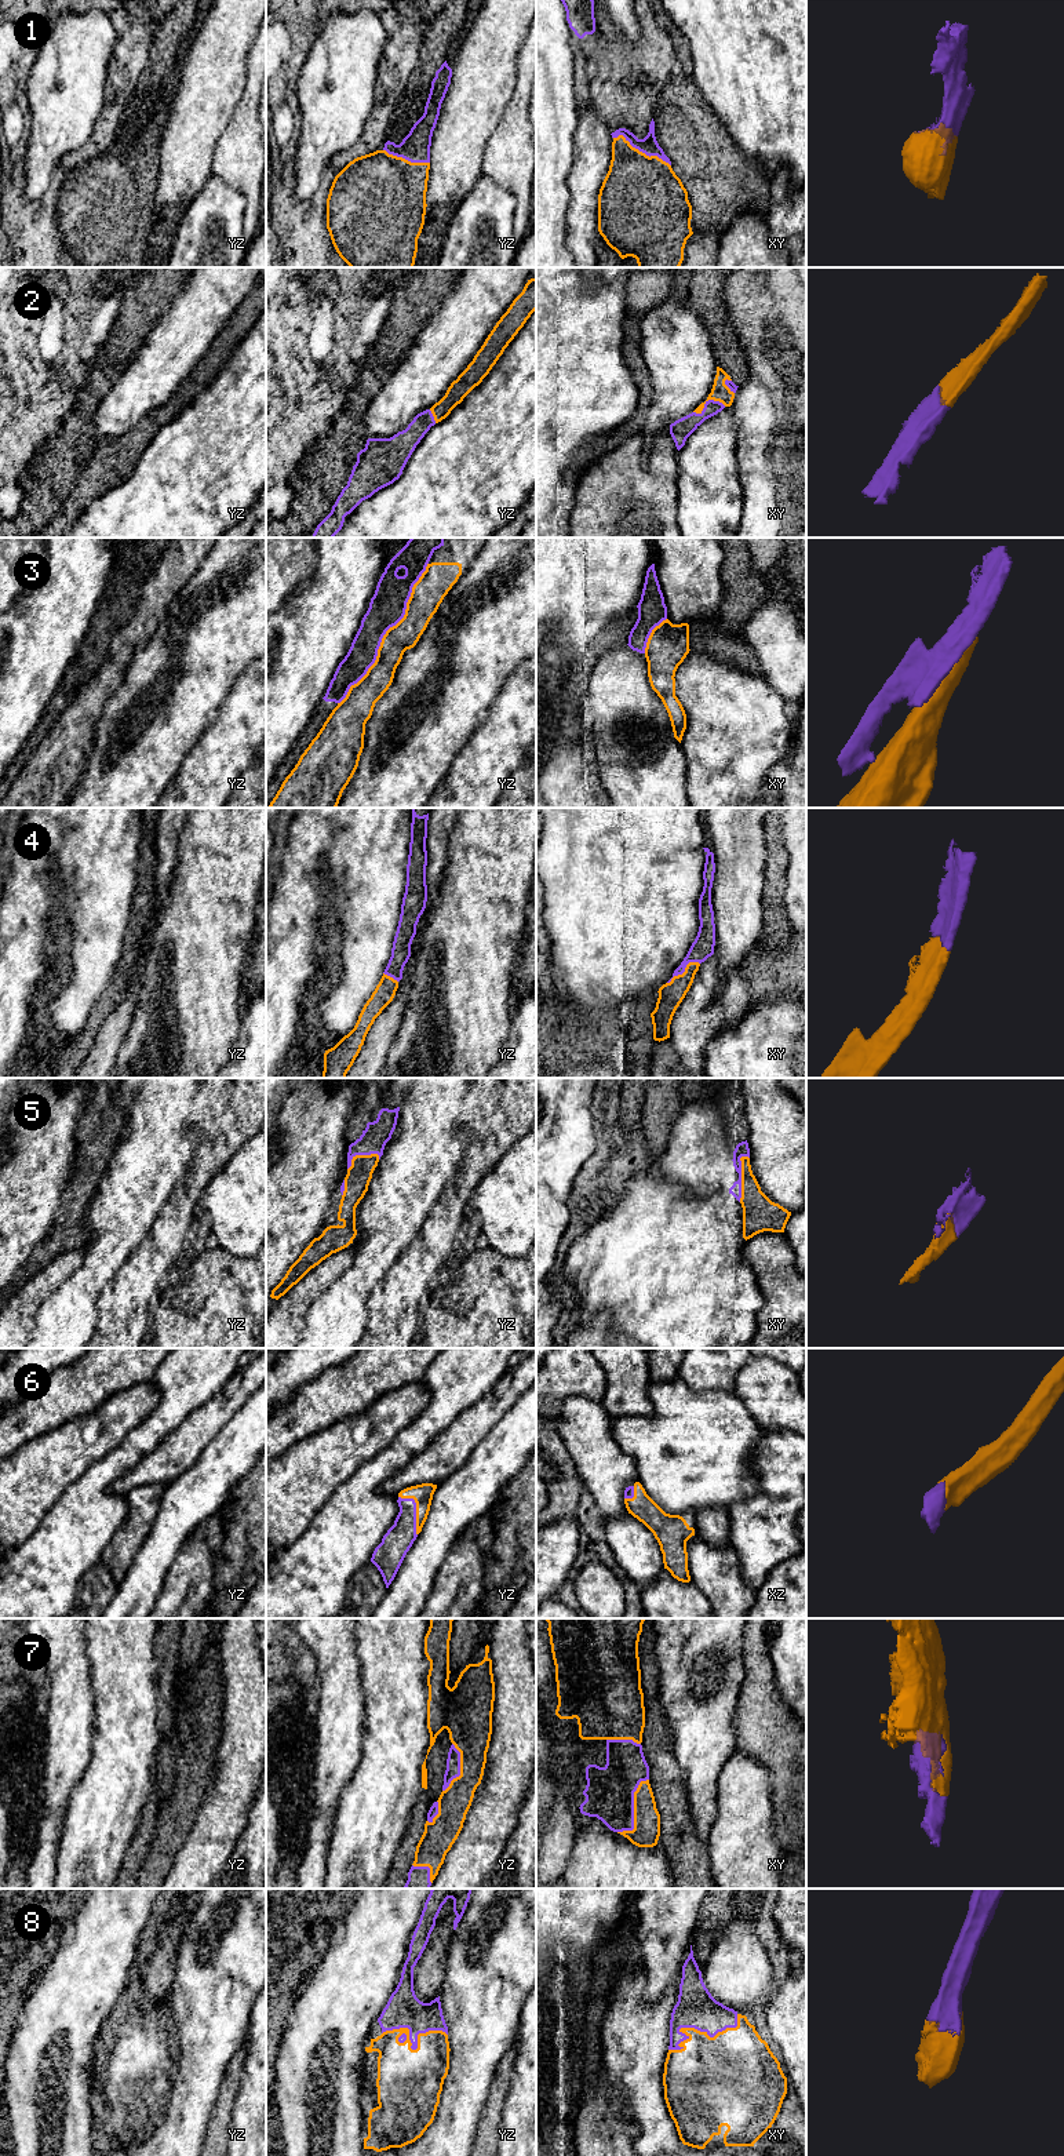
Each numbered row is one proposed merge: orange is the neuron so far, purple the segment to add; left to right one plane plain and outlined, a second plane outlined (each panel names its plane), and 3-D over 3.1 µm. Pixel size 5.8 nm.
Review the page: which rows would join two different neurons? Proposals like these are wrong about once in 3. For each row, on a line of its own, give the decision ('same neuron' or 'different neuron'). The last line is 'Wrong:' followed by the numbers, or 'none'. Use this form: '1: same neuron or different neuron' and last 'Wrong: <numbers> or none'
1: same neuron
2: same neuron
3: different neuron
4: same neuron
5: same neuron
6: same neuron
7: different neuron
8: same neuron
Wrong: 3, 7

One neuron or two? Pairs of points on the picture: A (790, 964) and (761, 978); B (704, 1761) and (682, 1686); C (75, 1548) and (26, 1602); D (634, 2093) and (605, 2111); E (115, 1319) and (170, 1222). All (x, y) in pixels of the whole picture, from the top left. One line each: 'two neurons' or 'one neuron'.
A: one neuron
B: one neuron
C: one neuron
D: two neurons
E: one neuron

